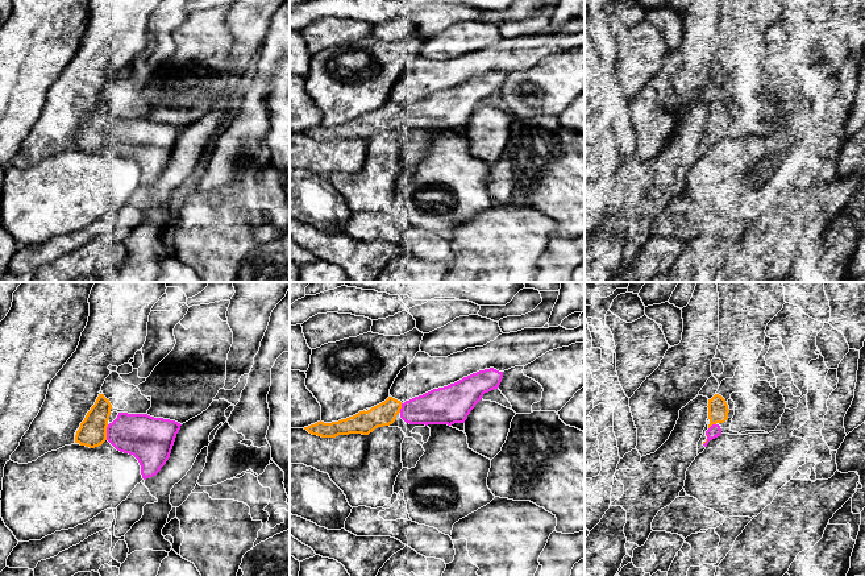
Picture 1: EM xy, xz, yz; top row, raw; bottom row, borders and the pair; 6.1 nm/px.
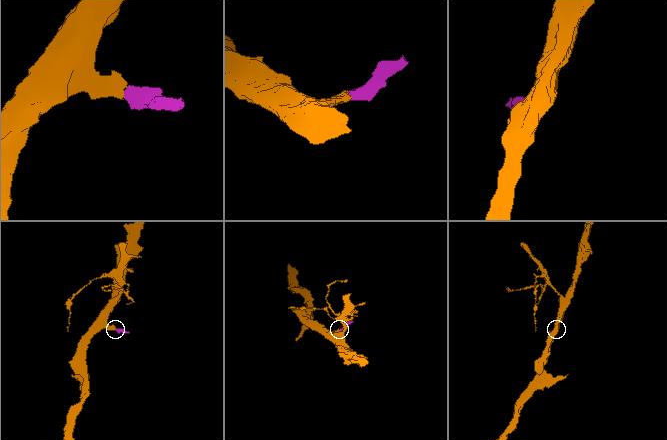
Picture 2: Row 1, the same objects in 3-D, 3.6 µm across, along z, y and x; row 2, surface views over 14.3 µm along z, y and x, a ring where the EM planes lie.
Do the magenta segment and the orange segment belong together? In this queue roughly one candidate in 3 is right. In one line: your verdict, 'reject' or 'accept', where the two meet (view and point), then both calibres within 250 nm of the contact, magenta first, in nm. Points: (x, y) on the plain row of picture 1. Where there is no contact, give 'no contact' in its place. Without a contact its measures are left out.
accept; meets magenta in xy at (107, 137); 280 nm thick on the magenta side, 180 nm on the other

